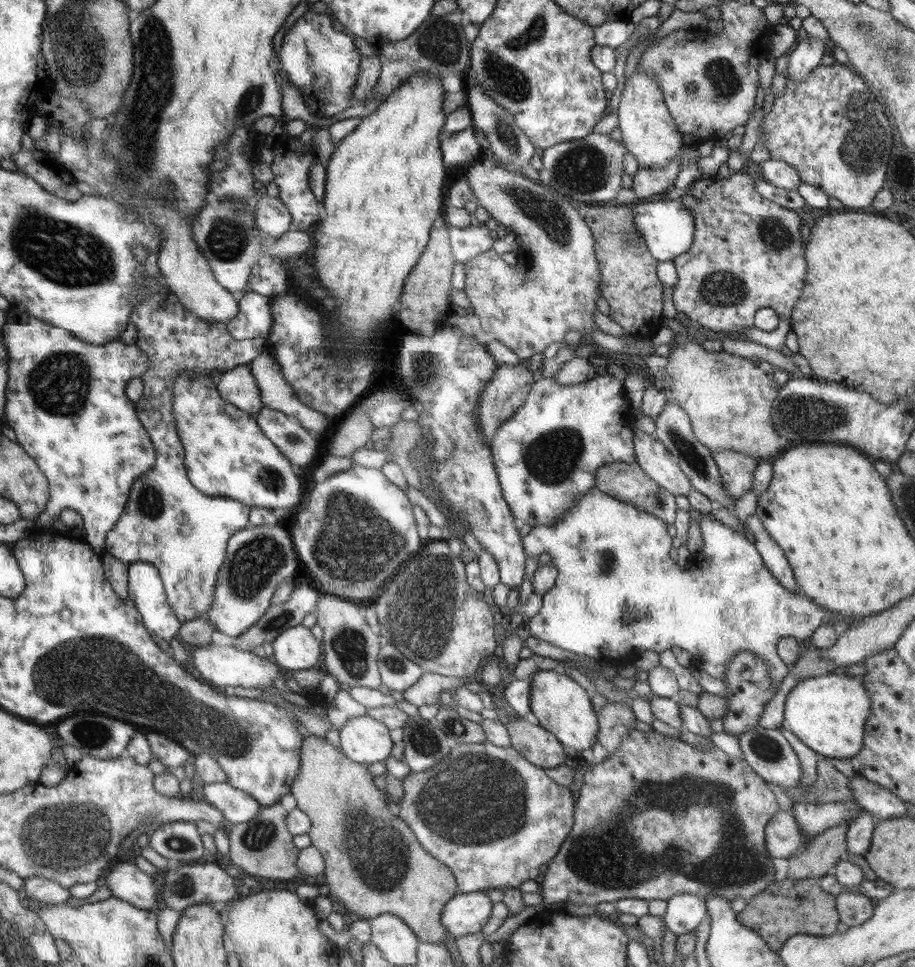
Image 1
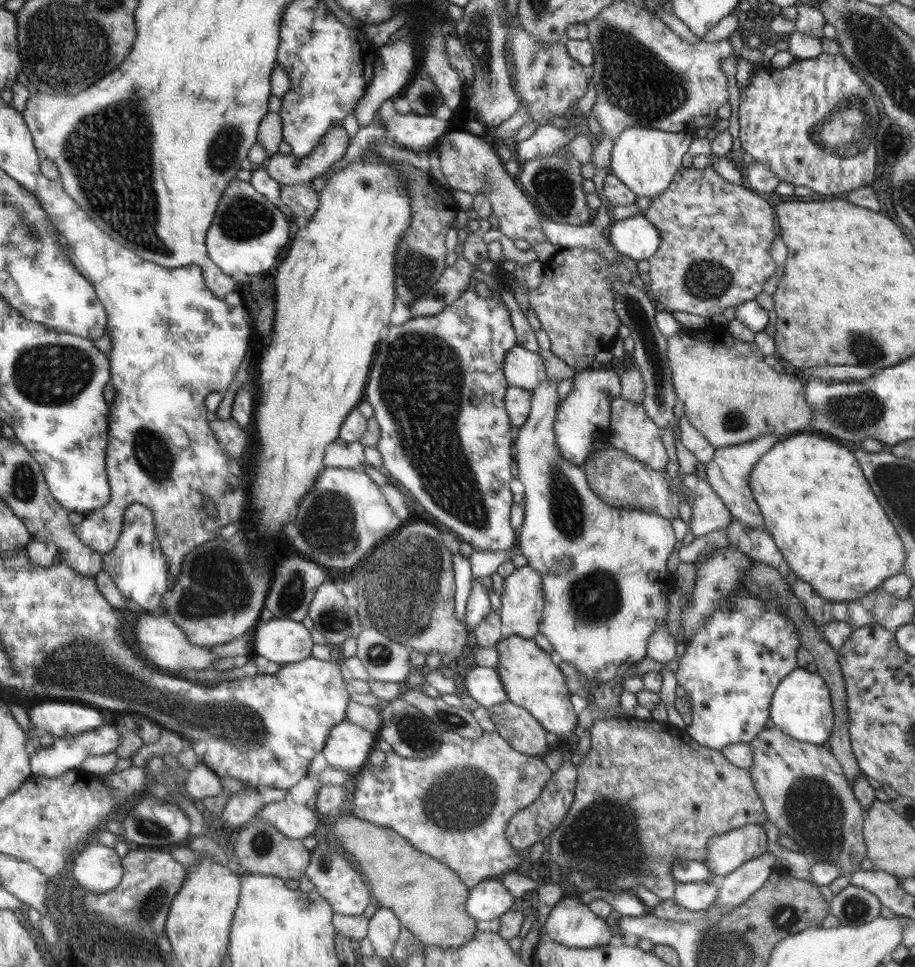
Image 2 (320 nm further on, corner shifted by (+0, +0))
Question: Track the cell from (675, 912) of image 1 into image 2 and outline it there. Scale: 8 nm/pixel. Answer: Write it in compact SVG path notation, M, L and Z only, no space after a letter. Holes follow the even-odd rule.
M719 881L678 882L674 902L692 912L702 912L712 907L718 897Z

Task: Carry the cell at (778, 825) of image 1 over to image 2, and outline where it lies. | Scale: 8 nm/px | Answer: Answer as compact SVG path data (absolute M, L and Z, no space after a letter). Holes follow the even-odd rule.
M748 824L731 832L716 834L708 840L703 860L717 879L740 868L748 860L768 852L767 826Z

